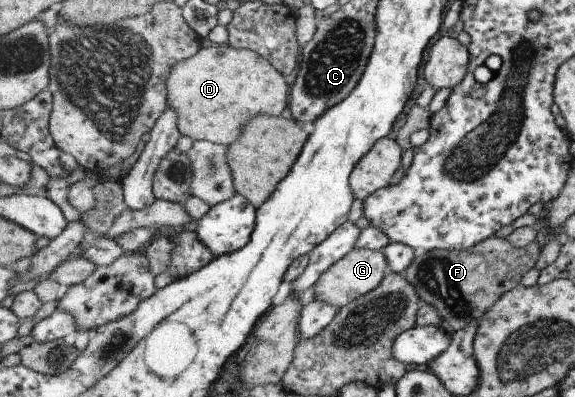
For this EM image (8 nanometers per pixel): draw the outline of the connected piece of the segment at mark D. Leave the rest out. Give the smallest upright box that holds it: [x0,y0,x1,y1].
[167,44,290,146]

